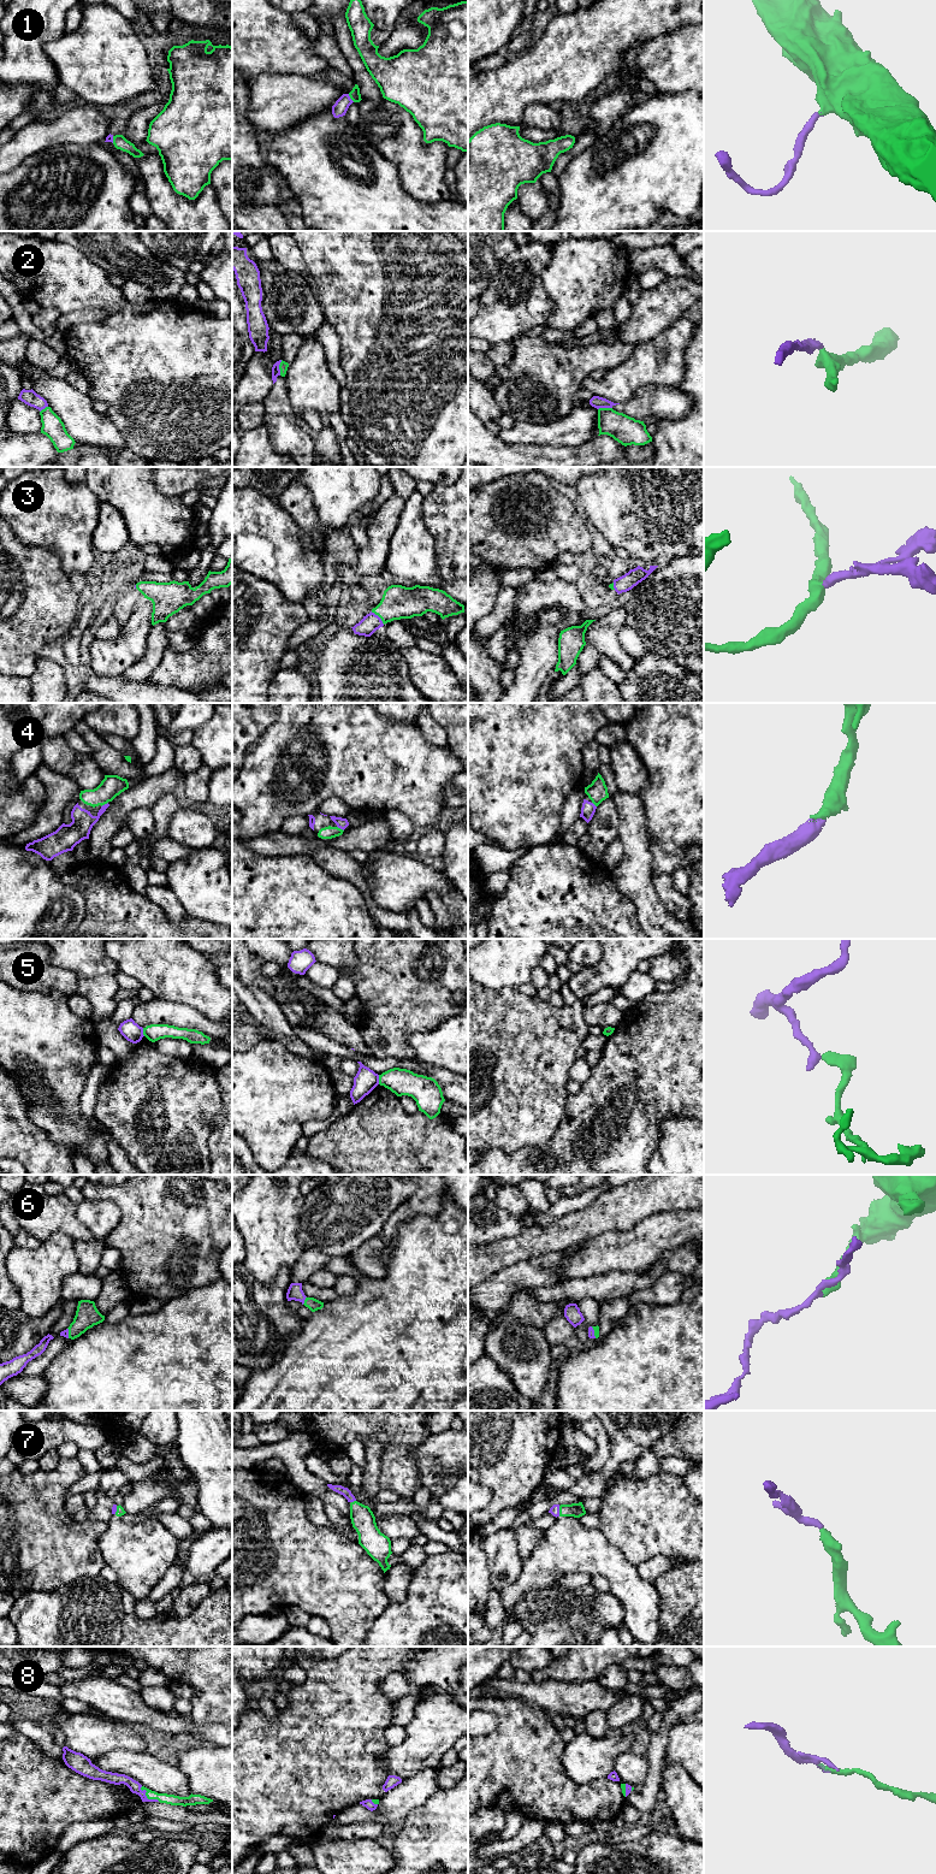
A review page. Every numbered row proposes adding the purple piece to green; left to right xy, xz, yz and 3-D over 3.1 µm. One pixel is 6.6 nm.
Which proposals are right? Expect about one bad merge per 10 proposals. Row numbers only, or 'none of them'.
1, 3, 4, 6, 7, 8

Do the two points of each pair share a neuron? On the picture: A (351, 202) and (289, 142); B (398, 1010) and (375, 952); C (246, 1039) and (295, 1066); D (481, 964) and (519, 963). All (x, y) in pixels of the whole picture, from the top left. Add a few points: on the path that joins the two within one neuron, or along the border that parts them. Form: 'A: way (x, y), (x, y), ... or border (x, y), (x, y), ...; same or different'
A: way (336, 187), (304, 155); same
B: way (398, 995), (398, 975), (390, 967); same
C: border (264, 1038), (244, 1052); different
D: way (491, 963), (509, 963); same

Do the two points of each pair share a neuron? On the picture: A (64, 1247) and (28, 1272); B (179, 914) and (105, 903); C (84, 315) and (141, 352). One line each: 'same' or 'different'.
A: same
B: different
C: different

